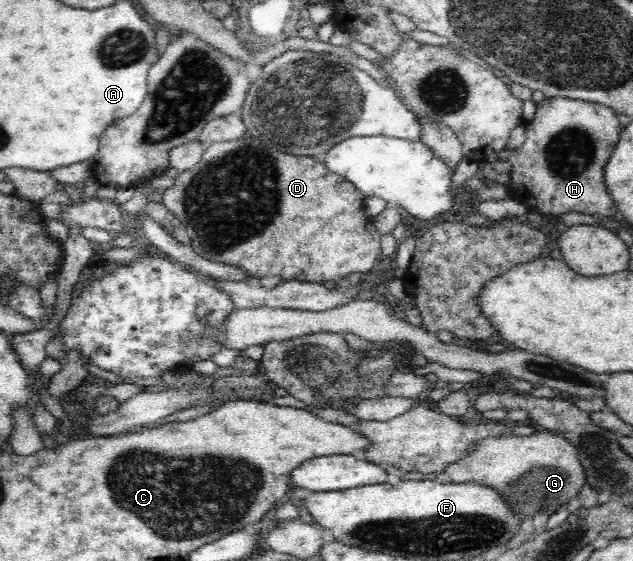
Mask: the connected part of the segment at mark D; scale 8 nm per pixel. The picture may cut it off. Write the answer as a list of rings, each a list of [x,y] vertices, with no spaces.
[[[252,137],[236,139],[236,141],[222,141],[222,143],[212,143],[206,148],[202,160],[181,172],[174,181],[172,187],[160,190],[164,206],[183,224],[187,234],[190,236],[190,245],[194,251],[204,259],[215,264],[226,264],[240,268],[251,282],[259,283],[264,278],[278,278],[280,281],[298,280],[310,283],[322,284],[325,281],[339,281],[352,273],[368,273],[372,271],[374,264],[381,256],[380,248],[381,233],[376,230],[373,218],[368,218],[364,212],[365,198],[350,180],[342,175],[330,172],[326,165],[318,158],[309,156],[294,156],[290,153],[278,152],[262,141]]]

